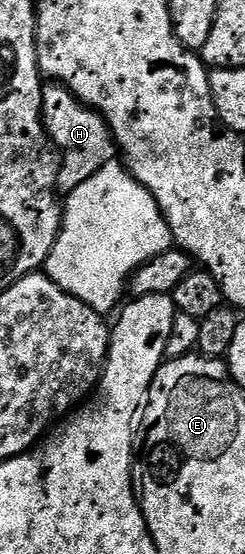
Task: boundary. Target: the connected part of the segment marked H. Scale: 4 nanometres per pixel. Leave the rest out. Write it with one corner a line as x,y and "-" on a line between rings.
46,81
42,85
41,95
41,118
45,122
45,133
59,155
57,189
62,195
67,196
72,190
79,188
79,184
91,180
104,166
110,165
116,159
113,157
118,157
119,151
102,114
98,114
89,106
84,106
61,83

